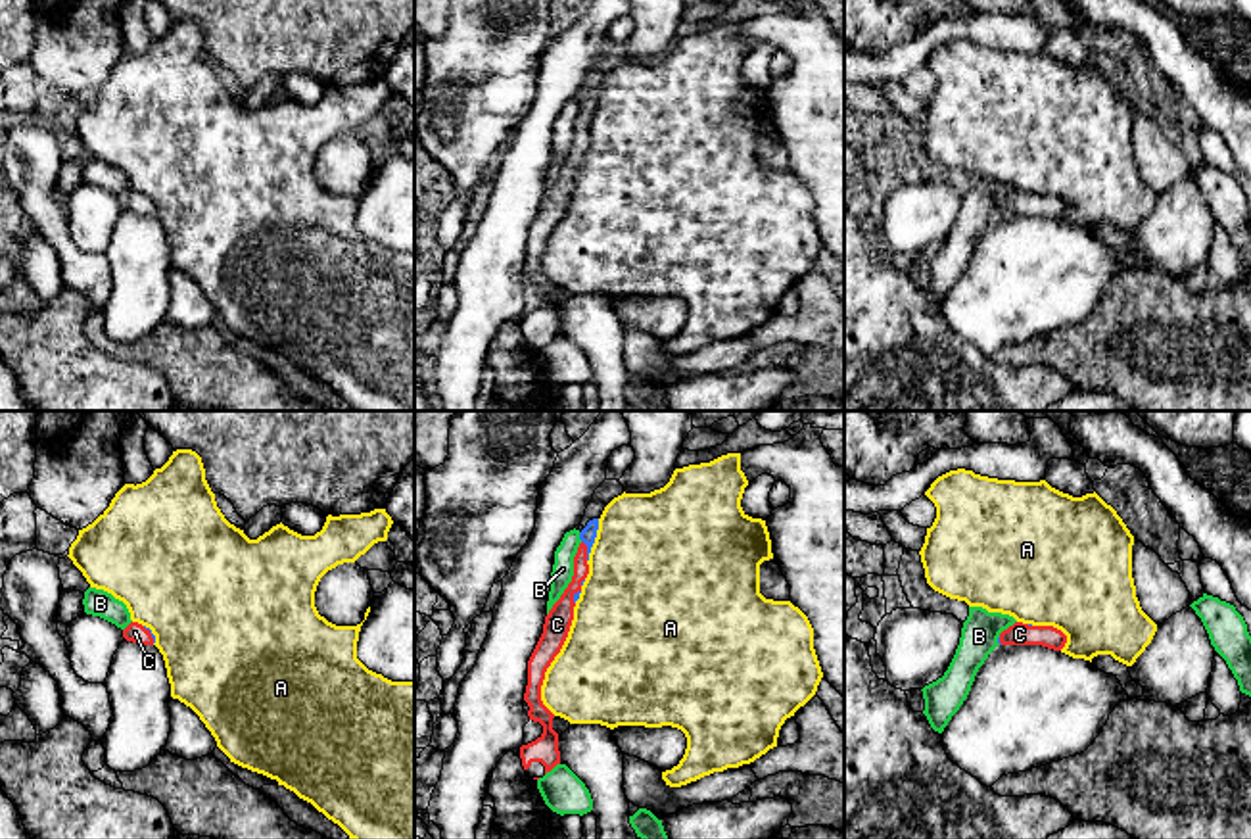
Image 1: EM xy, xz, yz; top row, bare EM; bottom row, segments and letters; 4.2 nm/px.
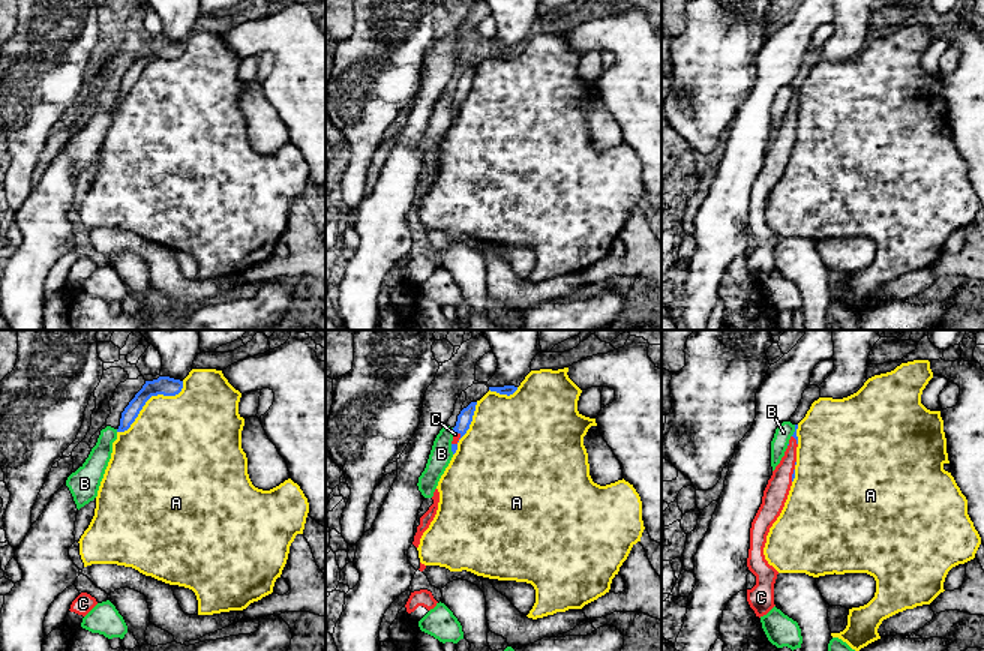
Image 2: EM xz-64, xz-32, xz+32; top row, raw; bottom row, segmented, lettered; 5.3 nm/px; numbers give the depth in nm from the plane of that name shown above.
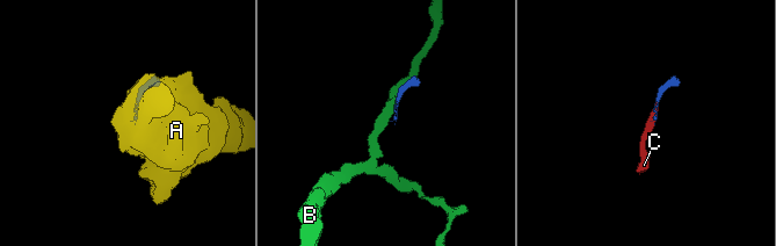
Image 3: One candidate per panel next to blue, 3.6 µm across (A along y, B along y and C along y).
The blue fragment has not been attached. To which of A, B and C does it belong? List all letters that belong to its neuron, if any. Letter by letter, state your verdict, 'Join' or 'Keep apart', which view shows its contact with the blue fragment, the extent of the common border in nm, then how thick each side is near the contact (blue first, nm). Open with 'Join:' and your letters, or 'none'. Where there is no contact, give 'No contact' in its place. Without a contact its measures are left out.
Join: C
A: Keep apart. Touches blue in xz. Shared border 190 nm. Thickness 70 nm (blue) against 500 nm
B: Keep apart. Touches blue in xz. Shared border 40 nm. Thickness 70 nm (blue) against 90 nm
C: Join. Touches blue in xz. Shared border 90 nm. Thickness 70 nm (blue) against 70 nm

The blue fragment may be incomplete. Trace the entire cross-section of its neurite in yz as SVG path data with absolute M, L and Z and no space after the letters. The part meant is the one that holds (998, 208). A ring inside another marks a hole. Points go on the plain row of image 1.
M1015 192L1003 200L998 207L1000 215L1042 215L1053 221L1061 221L1067 213L1067 205L1053 196L1032 196Z

